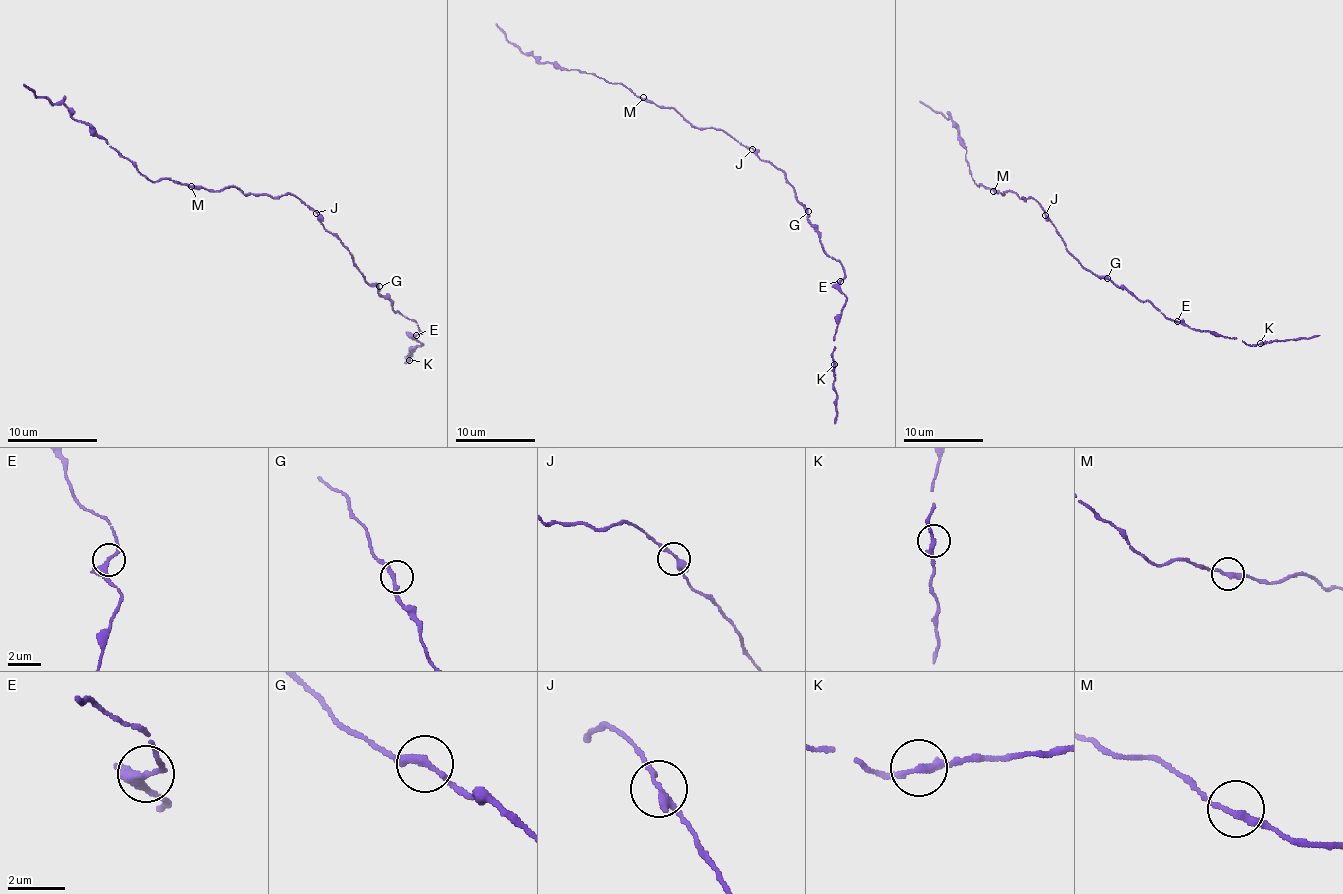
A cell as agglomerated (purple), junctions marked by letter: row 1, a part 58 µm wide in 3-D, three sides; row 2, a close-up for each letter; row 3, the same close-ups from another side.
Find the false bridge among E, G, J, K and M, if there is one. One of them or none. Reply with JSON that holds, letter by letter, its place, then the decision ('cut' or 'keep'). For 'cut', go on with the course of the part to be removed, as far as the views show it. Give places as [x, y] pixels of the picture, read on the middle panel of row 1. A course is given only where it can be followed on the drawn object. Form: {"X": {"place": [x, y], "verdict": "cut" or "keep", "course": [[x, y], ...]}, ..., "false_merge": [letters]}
{"E": {"place": [840, 281], "verdict": "keep"}, "G": {"place": [808, 211], "verdict": "keep"}, "J": {"place": [752, 149], "verdict": "keep"}, "K": {"place": [834, 364], "verdict": "cut", "course": [[834, 363], [834, 423]]}, "M": {"place": [643, 97], "verdict": "keep"}, "false_merge": ["K"]}

